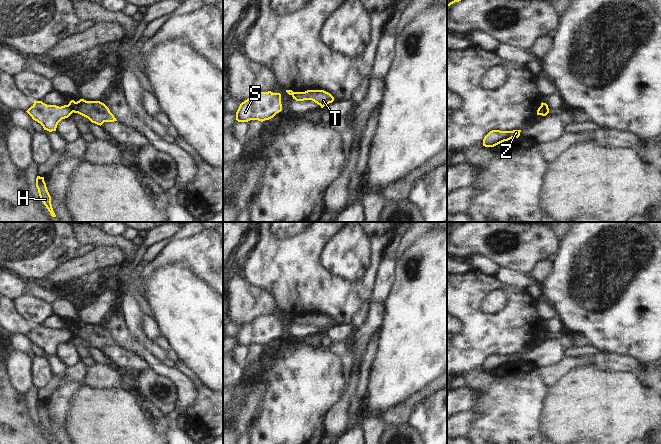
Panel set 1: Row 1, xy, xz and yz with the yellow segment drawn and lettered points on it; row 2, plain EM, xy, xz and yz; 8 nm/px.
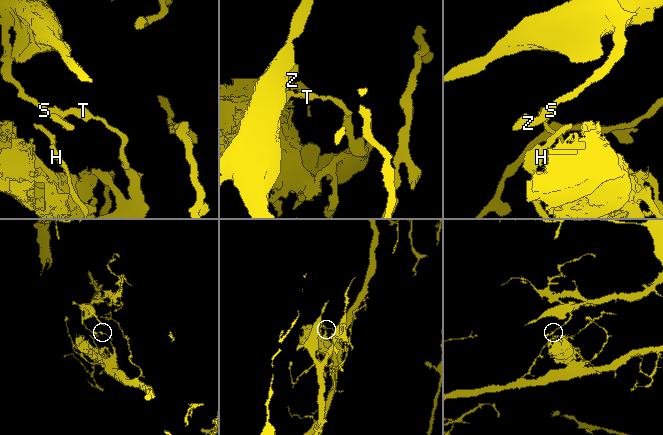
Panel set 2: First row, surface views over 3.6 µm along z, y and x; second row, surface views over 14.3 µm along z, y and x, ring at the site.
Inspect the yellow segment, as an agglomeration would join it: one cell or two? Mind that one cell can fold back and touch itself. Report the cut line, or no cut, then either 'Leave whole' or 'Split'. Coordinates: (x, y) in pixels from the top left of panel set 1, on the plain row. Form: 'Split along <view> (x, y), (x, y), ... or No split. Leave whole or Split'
Split along xy (68, 328), (73, 335). Split

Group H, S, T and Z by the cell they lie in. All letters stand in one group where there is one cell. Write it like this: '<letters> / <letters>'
H T / S Z

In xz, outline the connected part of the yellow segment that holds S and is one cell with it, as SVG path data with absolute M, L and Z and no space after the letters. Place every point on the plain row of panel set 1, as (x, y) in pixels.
M259 316L242 326L236 336L238 346L265 345L282 335L281 318Z

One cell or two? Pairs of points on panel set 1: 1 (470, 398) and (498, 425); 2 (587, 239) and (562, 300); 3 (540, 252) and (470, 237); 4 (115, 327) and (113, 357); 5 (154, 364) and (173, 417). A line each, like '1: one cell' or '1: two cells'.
1: two cells
2: one cell
3: one cell
4: two cells
5: two cells

